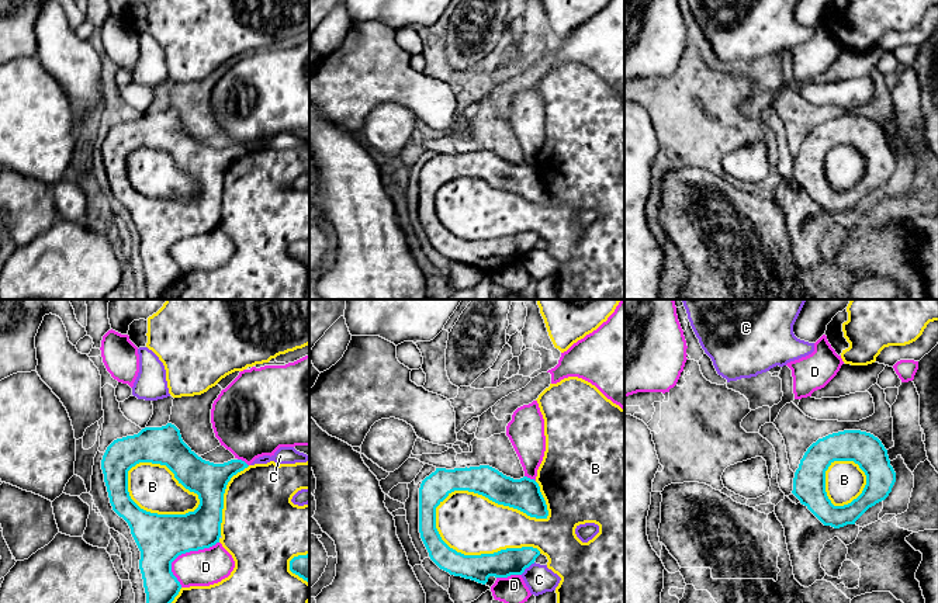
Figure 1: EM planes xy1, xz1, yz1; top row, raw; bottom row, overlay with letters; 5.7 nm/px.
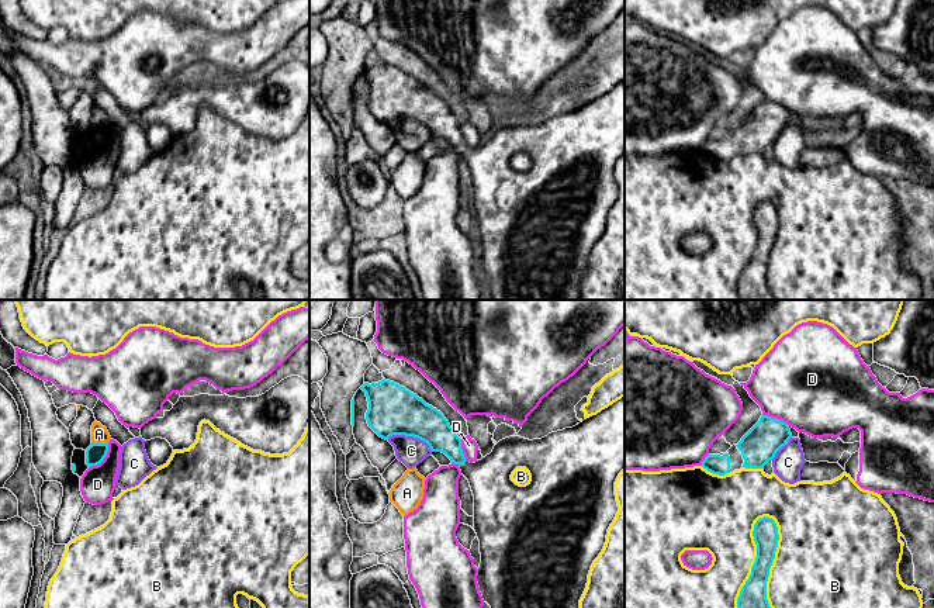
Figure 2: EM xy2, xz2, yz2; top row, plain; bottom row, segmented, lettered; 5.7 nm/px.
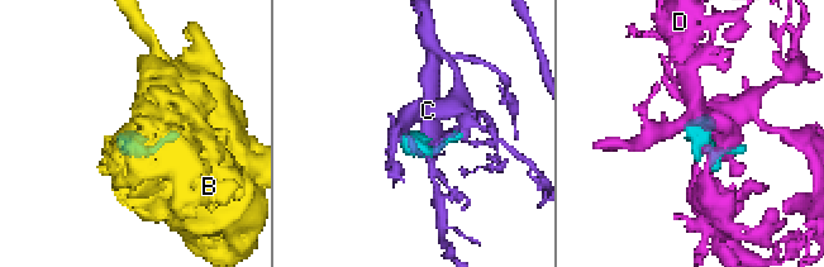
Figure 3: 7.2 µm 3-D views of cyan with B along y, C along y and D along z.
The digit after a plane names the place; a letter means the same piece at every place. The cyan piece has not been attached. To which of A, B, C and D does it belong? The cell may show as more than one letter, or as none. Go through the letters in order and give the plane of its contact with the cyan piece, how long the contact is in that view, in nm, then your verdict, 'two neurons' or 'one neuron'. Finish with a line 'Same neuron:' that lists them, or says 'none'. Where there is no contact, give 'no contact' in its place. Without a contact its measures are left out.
A: xy2 | 110 nm | two neurons
B: xz1 | 650 nm | two neurons
C: xz2 | 280 nm | two neurons
D: xy1 | 340 nm | two neurons
Same neuron: none

